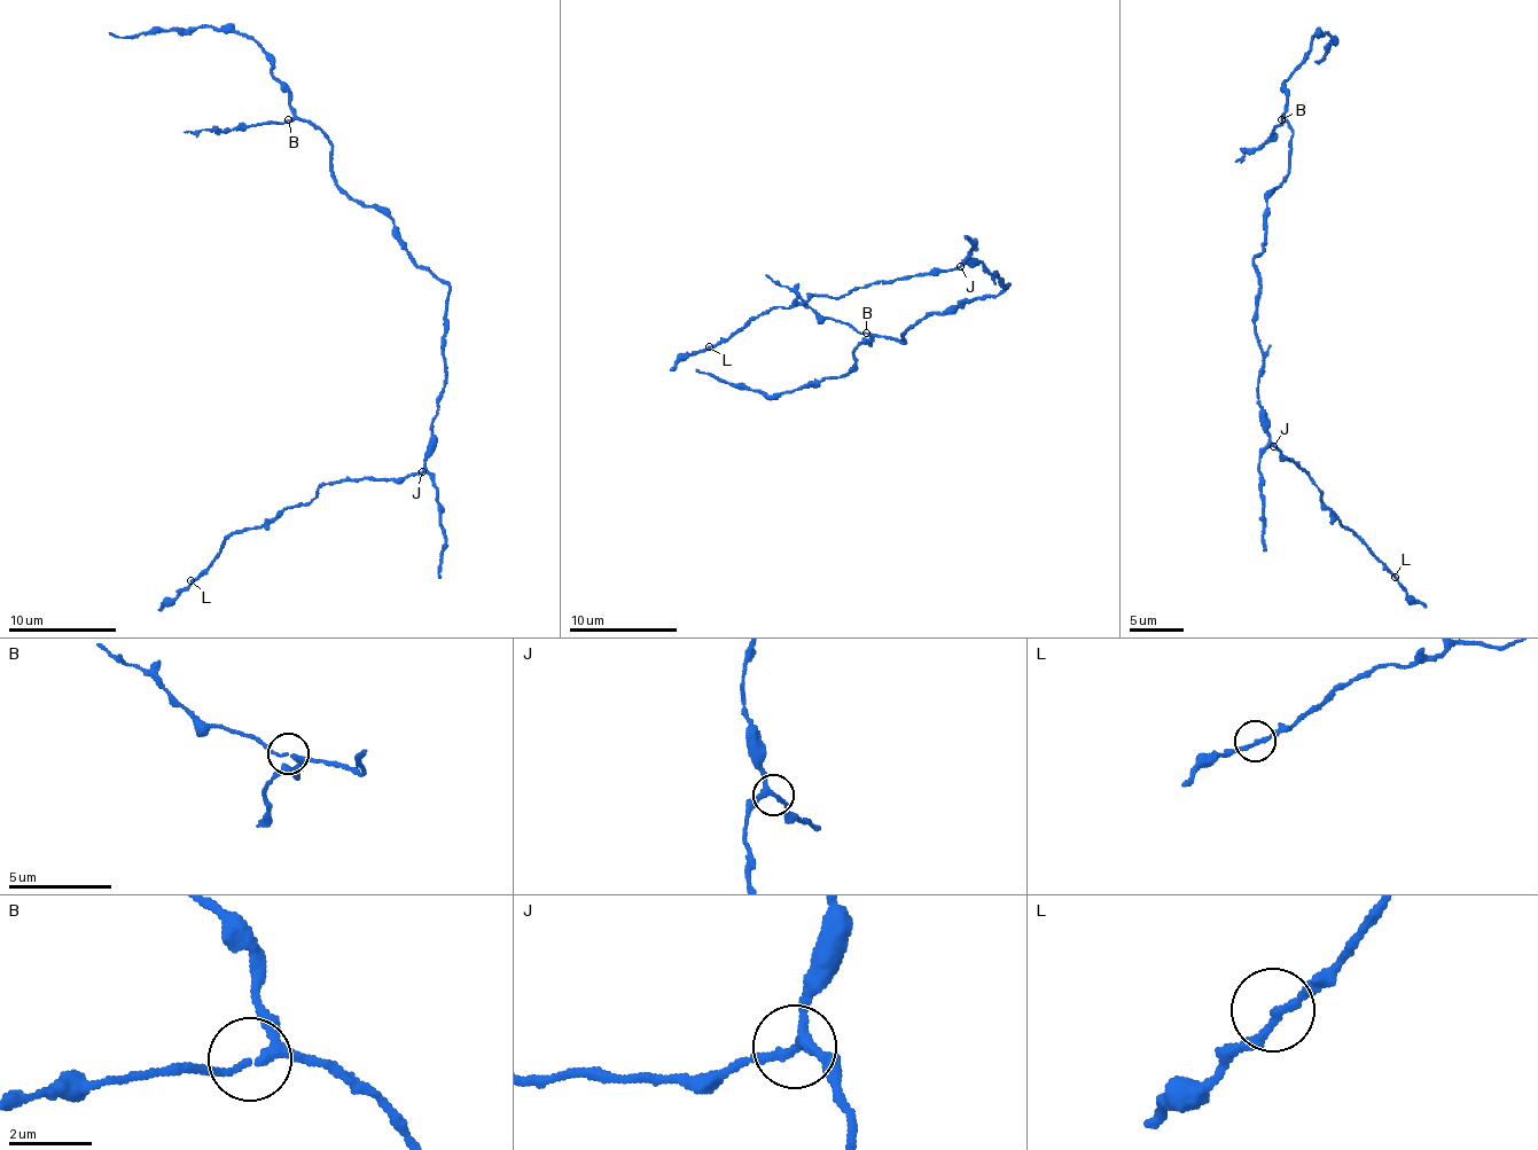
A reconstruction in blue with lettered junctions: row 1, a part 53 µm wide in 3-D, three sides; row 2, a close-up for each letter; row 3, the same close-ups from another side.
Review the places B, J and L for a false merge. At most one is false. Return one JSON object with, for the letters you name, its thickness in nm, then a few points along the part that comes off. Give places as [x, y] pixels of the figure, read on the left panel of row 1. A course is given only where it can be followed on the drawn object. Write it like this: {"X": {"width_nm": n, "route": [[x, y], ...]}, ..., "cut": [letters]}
{"cut": []}

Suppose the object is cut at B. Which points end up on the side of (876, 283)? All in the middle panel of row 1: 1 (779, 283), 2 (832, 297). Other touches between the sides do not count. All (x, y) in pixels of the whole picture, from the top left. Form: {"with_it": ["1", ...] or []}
{"with_it": ["2"]}

